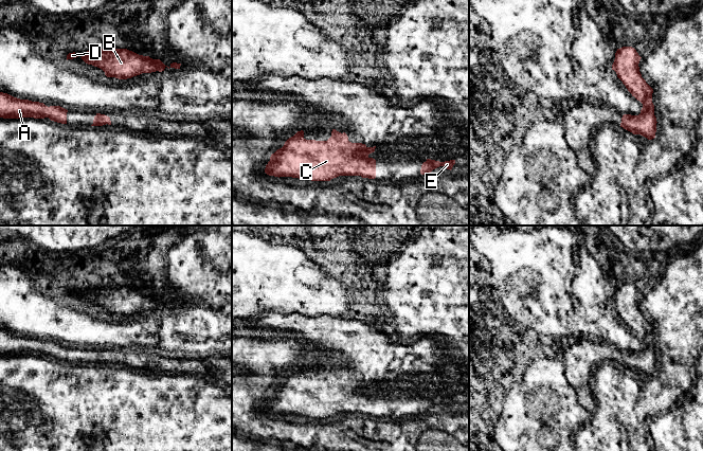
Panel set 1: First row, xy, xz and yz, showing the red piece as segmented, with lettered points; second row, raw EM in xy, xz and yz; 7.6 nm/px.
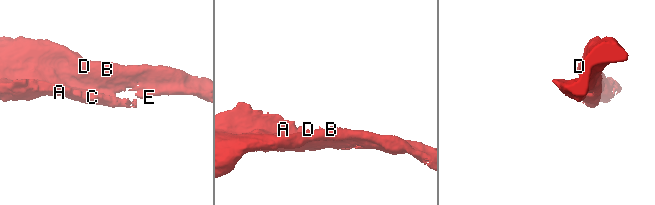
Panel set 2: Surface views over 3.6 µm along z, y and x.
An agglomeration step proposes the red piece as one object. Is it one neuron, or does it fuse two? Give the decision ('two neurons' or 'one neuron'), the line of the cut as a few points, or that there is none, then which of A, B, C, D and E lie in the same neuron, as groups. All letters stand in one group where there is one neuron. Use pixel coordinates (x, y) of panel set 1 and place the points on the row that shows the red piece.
one neuron; cut none; groups A B C D E

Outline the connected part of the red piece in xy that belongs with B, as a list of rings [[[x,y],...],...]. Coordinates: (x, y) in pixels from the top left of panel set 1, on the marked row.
[[[127,49],[87,51],[80,57],[86,64],[102,69],[107,77],[127,79],[142,73],[162,72],[167,67],[160,59],[139,55]]]

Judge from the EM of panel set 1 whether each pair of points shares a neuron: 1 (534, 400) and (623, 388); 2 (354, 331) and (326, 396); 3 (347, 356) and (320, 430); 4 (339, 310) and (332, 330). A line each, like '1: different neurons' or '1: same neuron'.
1: different neurons
2: same neuron
3: different neurons
4: different neurons

